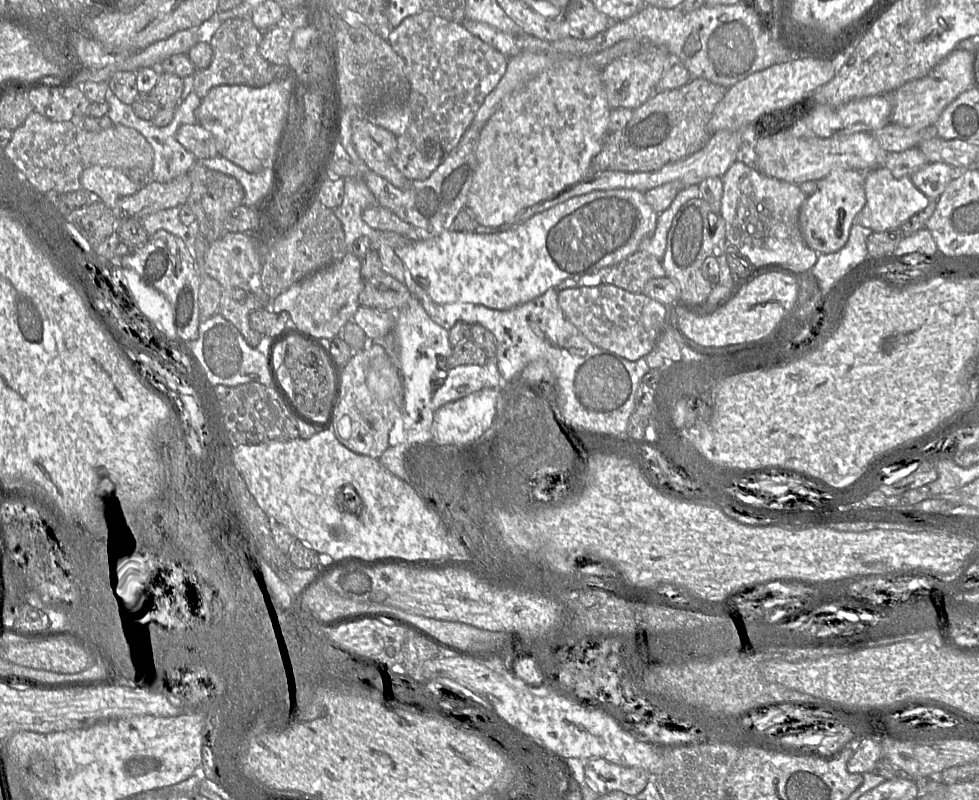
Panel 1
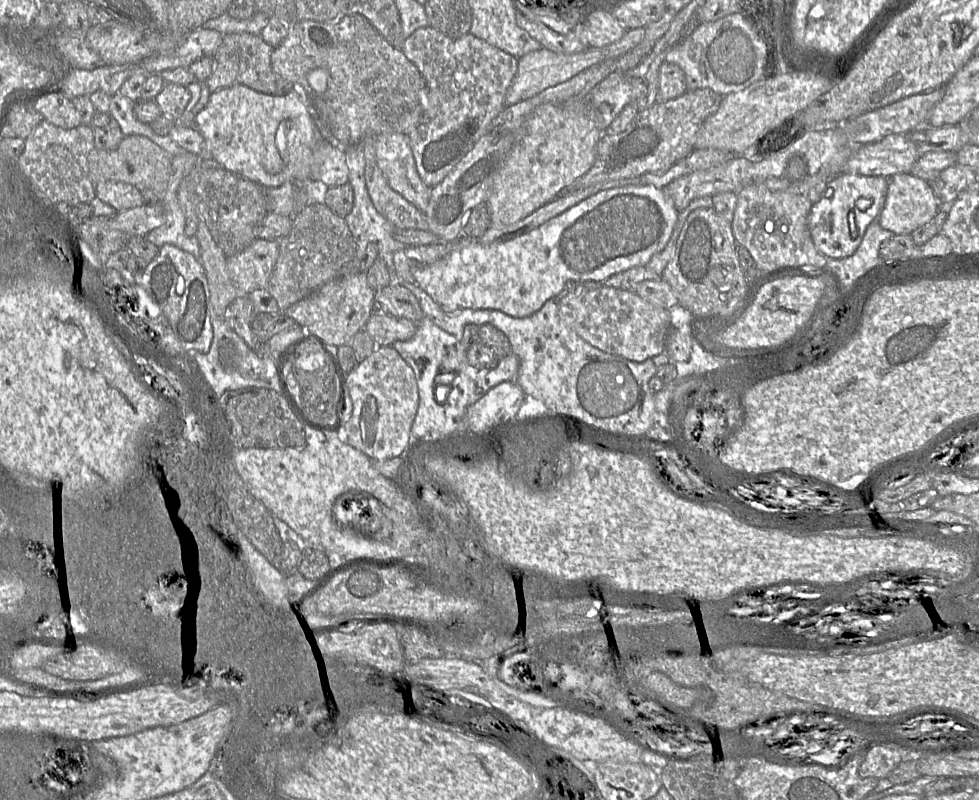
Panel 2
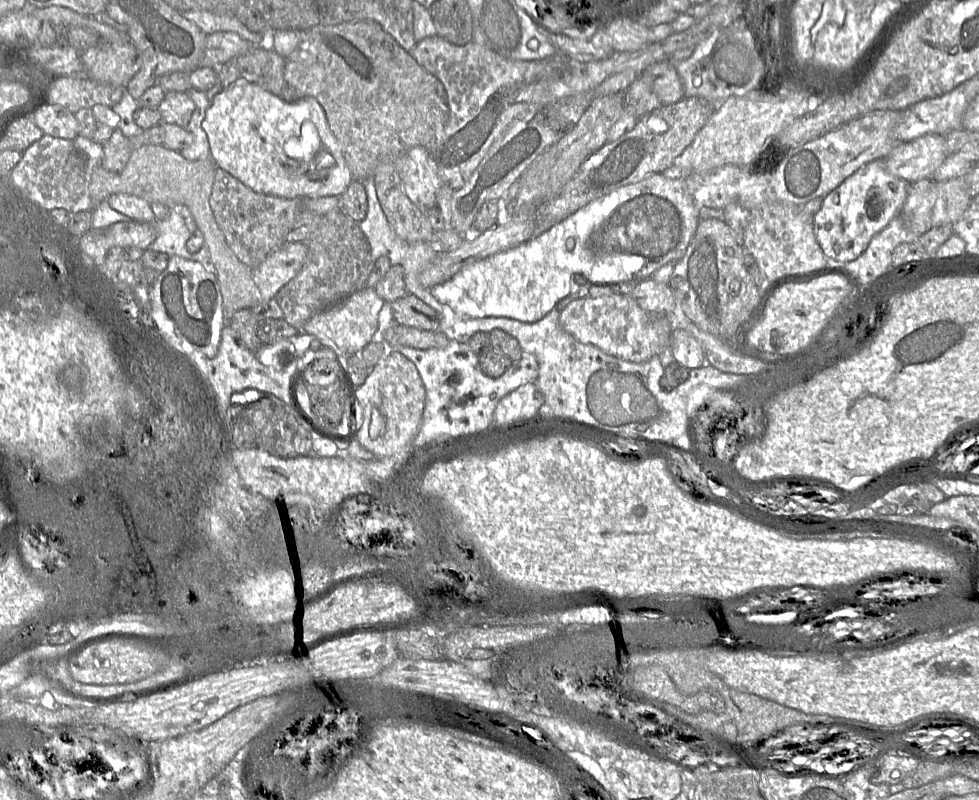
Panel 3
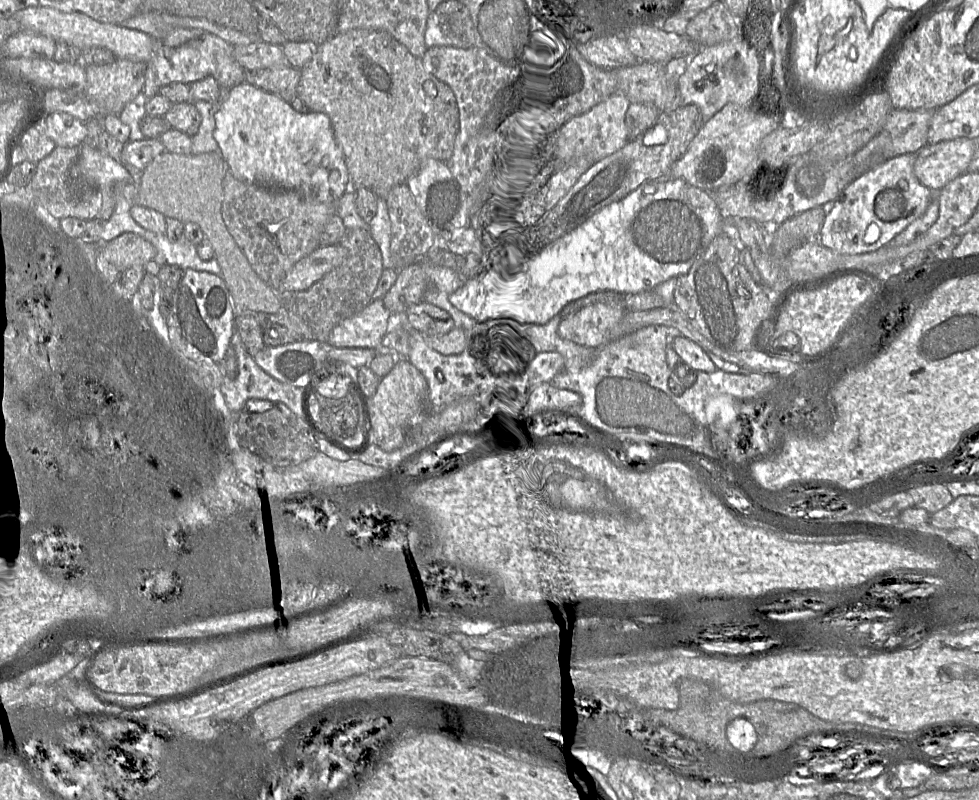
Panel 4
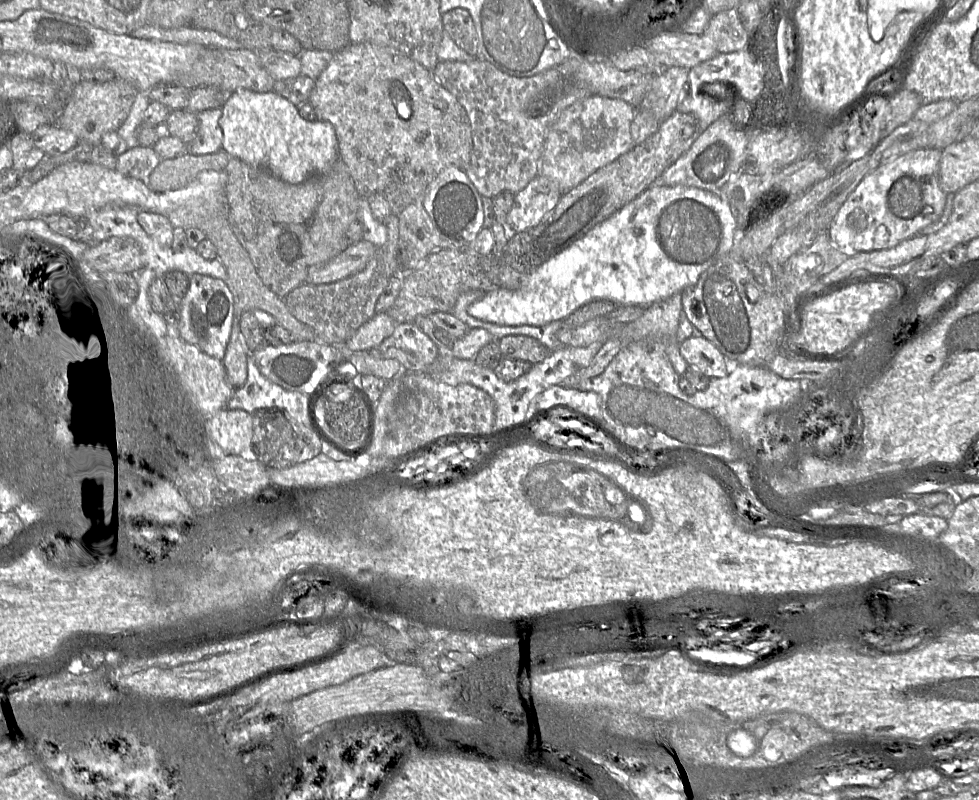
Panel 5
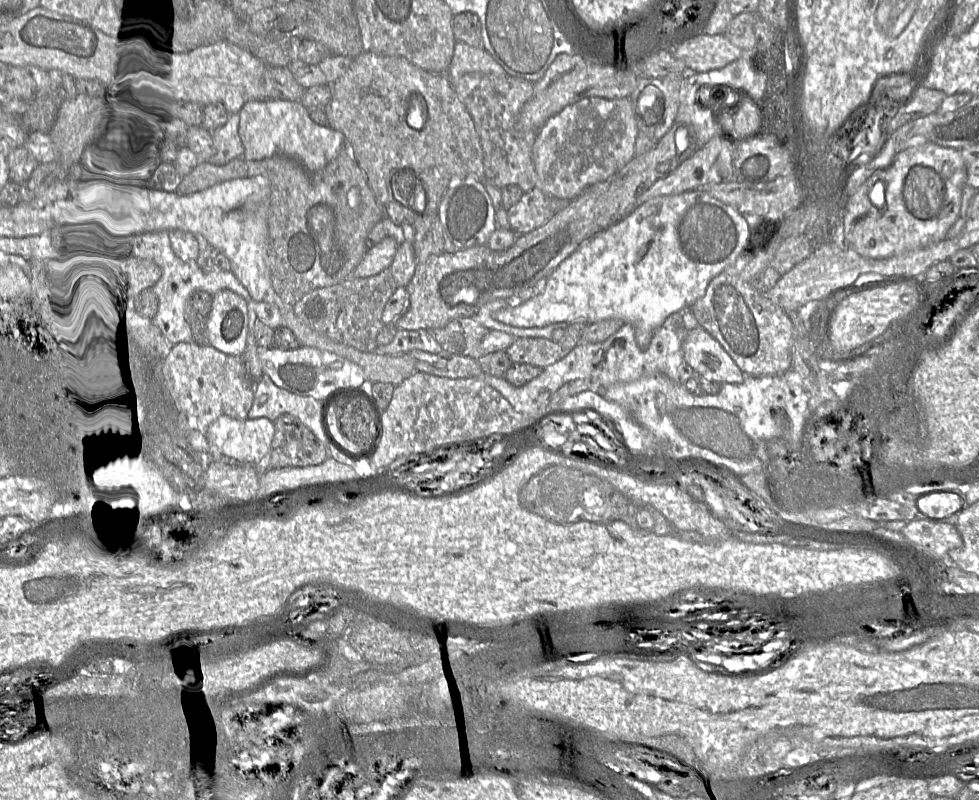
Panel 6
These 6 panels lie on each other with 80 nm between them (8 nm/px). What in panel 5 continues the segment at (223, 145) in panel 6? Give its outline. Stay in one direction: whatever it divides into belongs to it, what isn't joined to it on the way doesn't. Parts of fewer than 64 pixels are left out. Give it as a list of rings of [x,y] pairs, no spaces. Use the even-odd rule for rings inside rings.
[[[221,108],[205,110],[196,116],[199,130],[195,139],[187,145],[188,152],[194,155],[206,155],[222,151]]]

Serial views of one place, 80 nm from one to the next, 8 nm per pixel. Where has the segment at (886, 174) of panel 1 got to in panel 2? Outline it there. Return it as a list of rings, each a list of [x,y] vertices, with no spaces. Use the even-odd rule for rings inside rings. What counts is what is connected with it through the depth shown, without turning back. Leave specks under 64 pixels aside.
[[[911,173],[896,174],[887,178],[887,194],[883,209],[877,218],[877,222],[883,229],[897,235],[911,235],[913,231],[929,223],[939,211],[945,212],[947,218],[951,204],[942,204],[935,196],[928,181]]]

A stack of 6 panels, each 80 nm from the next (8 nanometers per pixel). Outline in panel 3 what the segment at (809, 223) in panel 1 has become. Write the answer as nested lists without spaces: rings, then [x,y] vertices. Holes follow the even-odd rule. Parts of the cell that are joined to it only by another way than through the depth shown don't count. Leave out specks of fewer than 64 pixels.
[[[884,160],[873,161],[823,197],[820,210],[813,216],[813,230],[823,253],[838,262],[858,258],[871,239],[897,217],[905,203],[910,184],[890,173]]]

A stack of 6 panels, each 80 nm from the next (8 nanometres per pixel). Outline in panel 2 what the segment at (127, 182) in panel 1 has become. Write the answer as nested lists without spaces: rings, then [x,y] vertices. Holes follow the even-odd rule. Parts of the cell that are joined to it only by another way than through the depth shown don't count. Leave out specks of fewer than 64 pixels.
[[[108,181],[98,183],[94,188],[96,197],[116,211],[125,211],[145,204],[141,191],[128,183]]]

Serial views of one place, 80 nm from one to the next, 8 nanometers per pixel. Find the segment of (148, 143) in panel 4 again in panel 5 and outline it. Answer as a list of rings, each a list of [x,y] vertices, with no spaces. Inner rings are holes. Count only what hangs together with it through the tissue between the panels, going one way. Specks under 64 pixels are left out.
[[[137,145],[128,148],[116,159],[116,170],[122,175],[145,181],[156,167],[160,158],[153,147]]]

